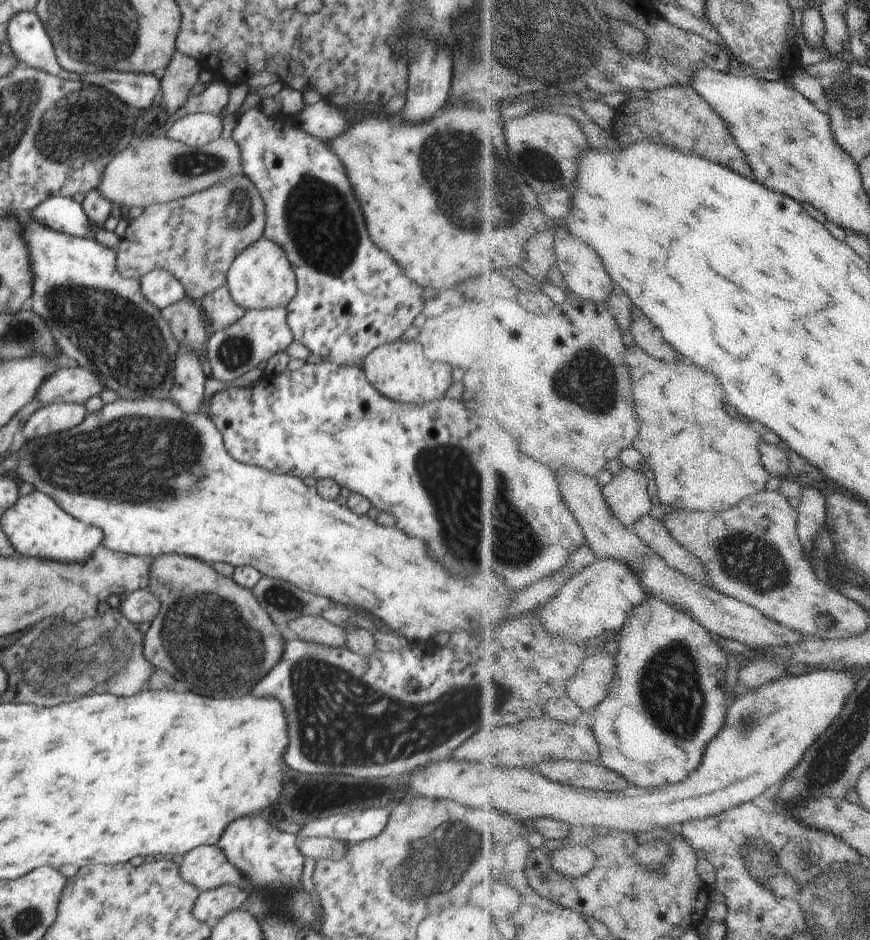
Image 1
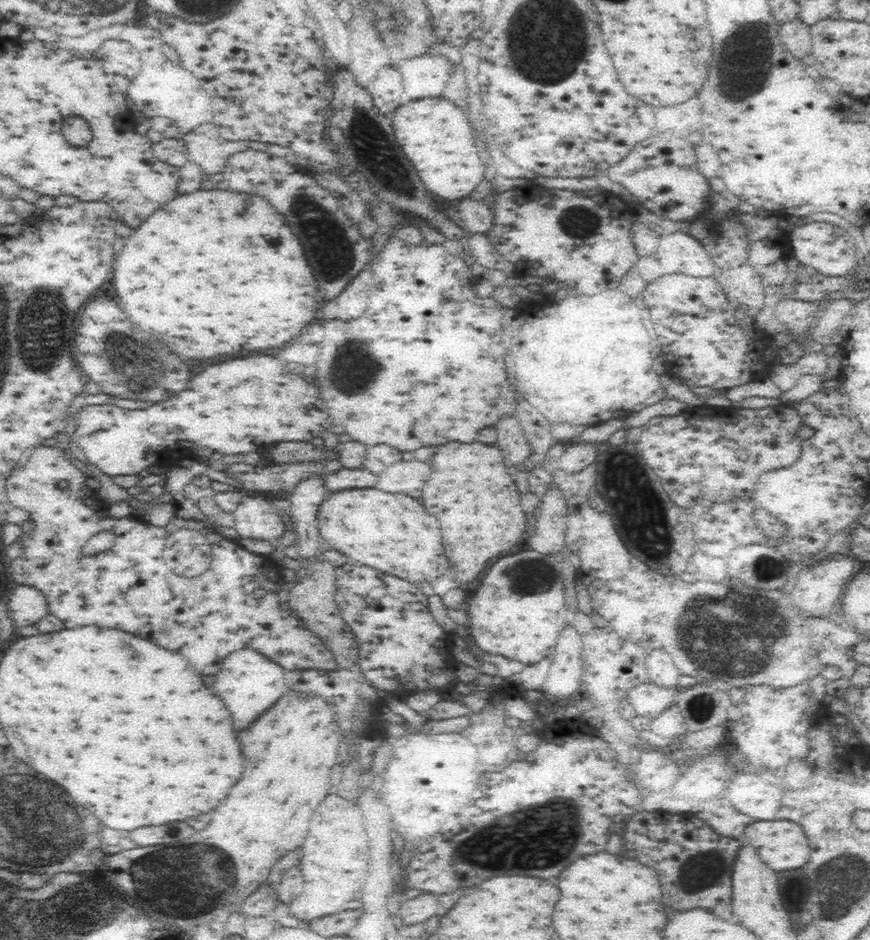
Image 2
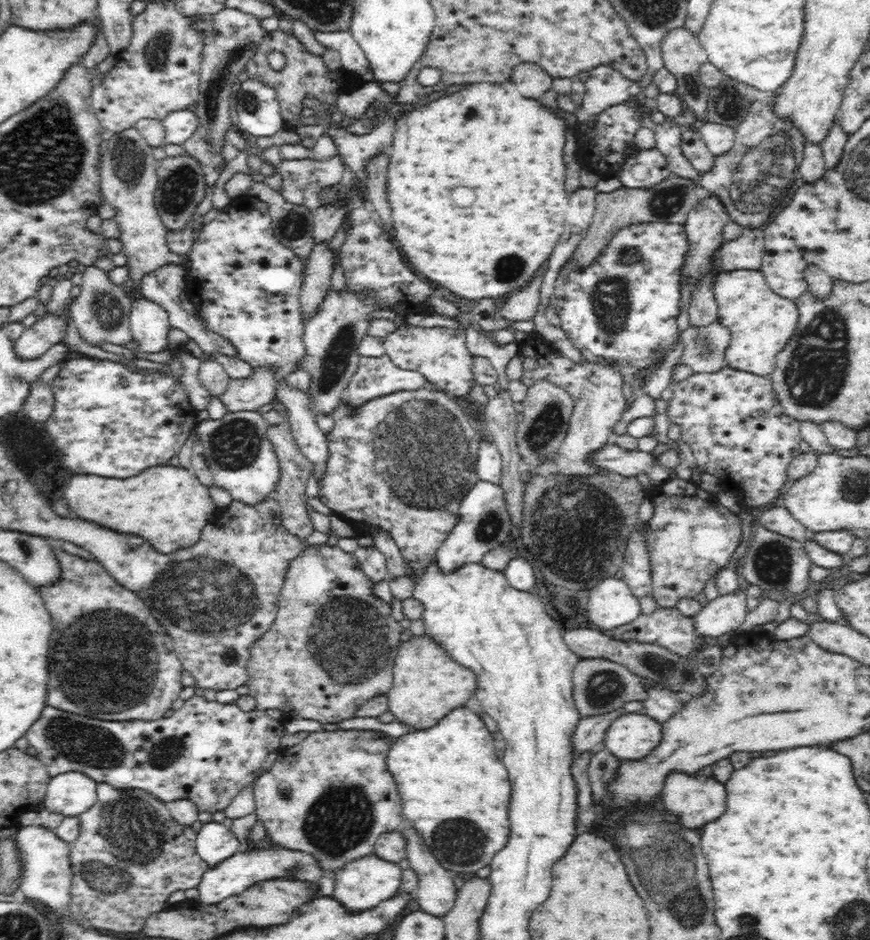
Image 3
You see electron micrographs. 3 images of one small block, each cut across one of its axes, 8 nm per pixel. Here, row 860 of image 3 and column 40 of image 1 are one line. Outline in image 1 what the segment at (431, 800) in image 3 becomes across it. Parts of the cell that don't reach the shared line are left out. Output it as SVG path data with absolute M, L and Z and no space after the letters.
M138 397L137 399L115 398L95 413L86 415L86 418L70 430L46 435L35 440L27 441L23 447L22 458L18 462L17 474L23 482L34 484L35 490L46 493L62 510L83 523L94 525L104 533L102 546L118 553L131 554L136 557L158 557L161 554L176 553L194 558L199 558L209 565L217 562L228 562L234 568L250 565L257 568L262 576L293 584L303 591L320 595L332 600L332 604L342 604L345 607L364 608L376 618L380 618L392 633L402 635L410 643L425 642L429 638L435 638L439 633L454 634L454 632L466 631L476 637L479 633L493 633L499 637L499 632L504 624L512 620L511 608L518 604L518 593L514 592L506 580L502 580L498 574L476 574L466 578L452 576L438 560L430 558L427 542L424 539L407 535L403 530L396 527L388 527L378 524L367 514L356 514L347 505L336 501L321 498L314 487L308 487L301 478L294 475L279 475L262 467L247 465L238 461L226 452L223 443L223 434L214 426L206 413L187 413L181 406L174 402L171 397Z

